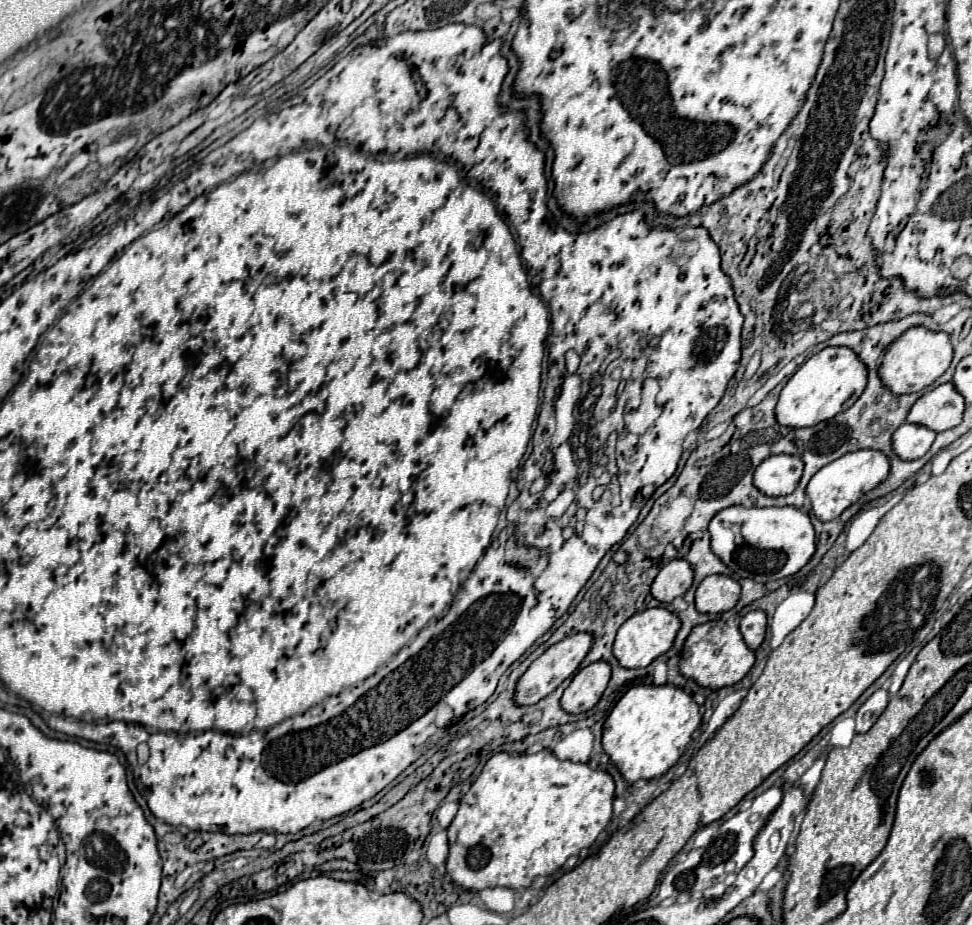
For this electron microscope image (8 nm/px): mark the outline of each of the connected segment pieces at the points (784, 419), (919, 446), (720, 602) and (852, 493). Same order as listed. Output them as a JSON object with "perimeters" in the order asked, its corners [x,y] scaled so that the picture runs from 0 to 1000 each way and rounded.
{"perimeters":[[[[852,374],[831,387],[809,413],[798,437],[798,454],[811,463],[829,463],[868,445],[891,422],[893,400],[885,385],[868,374]]],[[[930,456],[922,467],[920,467],[920,489],[928,495],[928,497],[942,497],[947,493],[951,493],[961,474],[963,474],[963,467],[959,467],[957,463],[953,461],[944,461],[944,458],[934,458]]],[[[735,621],[722,627],[722,631],[716,638],[716,657],[718,662],[726,664],[741,664],[753,659],[761,649],[763,636],[761,631],[747,623],[747,621]]],[[[903,486],[872,489],[870,493],[850,502],[835,515],[835,519],[831,521],[831,528],[829,528],[829,536],[835,543],[837,558],[846,564],[862,560],[872,547],[883,543],[891,532],[895,532],[903,523],[907,523],[914,517],[914,512],[916,512],[916,497],[912,497],[912,491],[903,489]]]]}

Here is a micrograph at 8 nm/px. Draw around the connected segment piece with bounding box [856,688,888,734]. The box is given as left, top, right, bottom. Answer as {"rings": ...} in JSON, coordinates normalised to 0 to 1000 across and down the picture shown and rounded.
{"rings":[[[909,744],[901,746],[881,772],[881,792],[891,792],[914,763],[914,748]]]}

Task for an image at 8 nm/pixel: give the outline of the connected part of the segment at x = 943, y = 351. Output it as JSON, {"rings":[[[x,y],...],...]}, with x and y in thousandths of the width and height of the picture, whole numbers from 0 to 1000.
{"rings":[[[953,355],[932,357],[912,381],[905,398],[905,409],[920,426],[938,426],[955,419],[965,411],[979,391],[979,372],[973,359],[957,359]]]}

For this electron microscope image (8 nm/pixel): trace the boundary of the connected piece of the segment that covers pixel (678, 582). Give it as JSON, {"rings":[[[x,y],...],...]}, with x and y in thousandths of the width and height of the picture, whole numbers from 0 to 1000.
{"rings":[[[695,603],[689,605],[677,623],[671,629],[671,644],[679,651],[691,651],[698,644],[704,644],[704,640],[712,634],[714,627],[714,616],[710,614],[708,605]]]}

